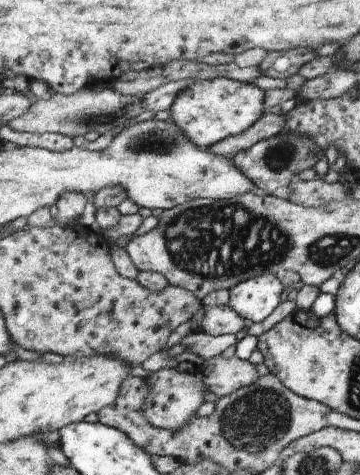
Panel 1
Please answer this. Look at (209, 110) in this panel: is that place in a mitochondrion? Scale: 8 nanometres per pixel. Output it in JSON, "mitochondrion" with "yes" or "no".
{"mitochondrion":"no"}

